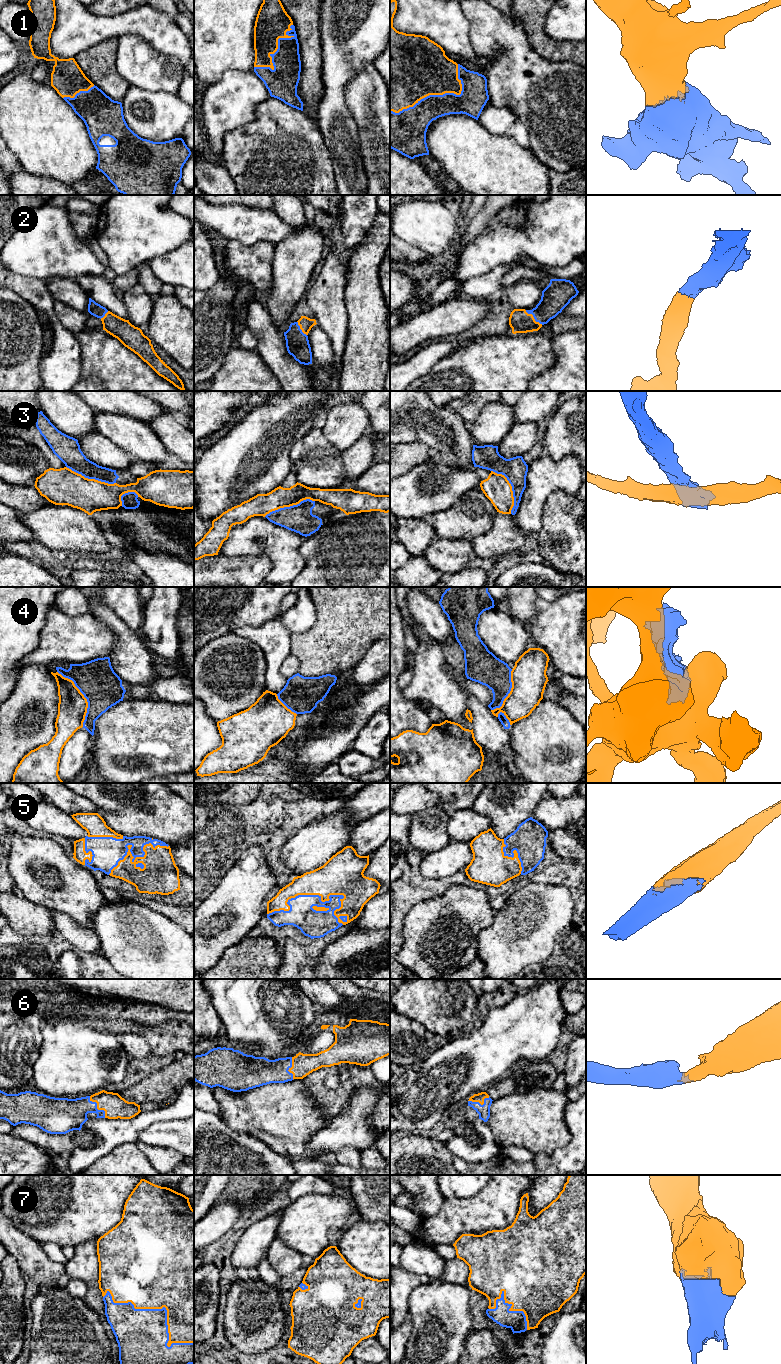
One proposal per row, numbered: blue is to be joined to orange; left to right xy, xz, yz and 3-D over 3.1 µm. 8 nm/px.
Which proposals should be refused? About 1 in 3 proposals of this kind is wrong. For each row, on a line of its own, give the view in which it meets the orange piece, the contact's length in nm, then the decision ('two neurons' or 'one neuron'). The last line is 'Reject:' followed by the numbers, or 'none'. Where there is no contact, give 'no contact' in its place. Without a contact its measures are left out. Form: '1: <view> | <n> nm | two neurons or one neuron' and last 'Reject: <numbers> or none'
1: yz | 650 nm | one neuron
2: yz | 180 nm | one neuron
3: yz | 380 nm | two neurons
4: xy | 500 nm | two neurons
5: xz | 650 nm | one neuron
6: xy | 220 nm | one neuron
7: xy | 800 nm | one neuron
Reject: 3, 4

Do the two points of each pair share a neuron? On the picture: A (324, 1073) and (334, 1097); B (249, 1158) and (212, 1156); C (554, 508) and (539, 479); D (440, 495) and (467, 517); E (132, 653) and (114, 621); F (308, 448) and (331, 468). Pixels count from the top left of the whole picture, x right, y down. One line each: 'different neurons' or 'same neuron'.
A: same neuron
B: same neuron
C: different neurons
D: different neurons
E: same neuron
F: same neuron

